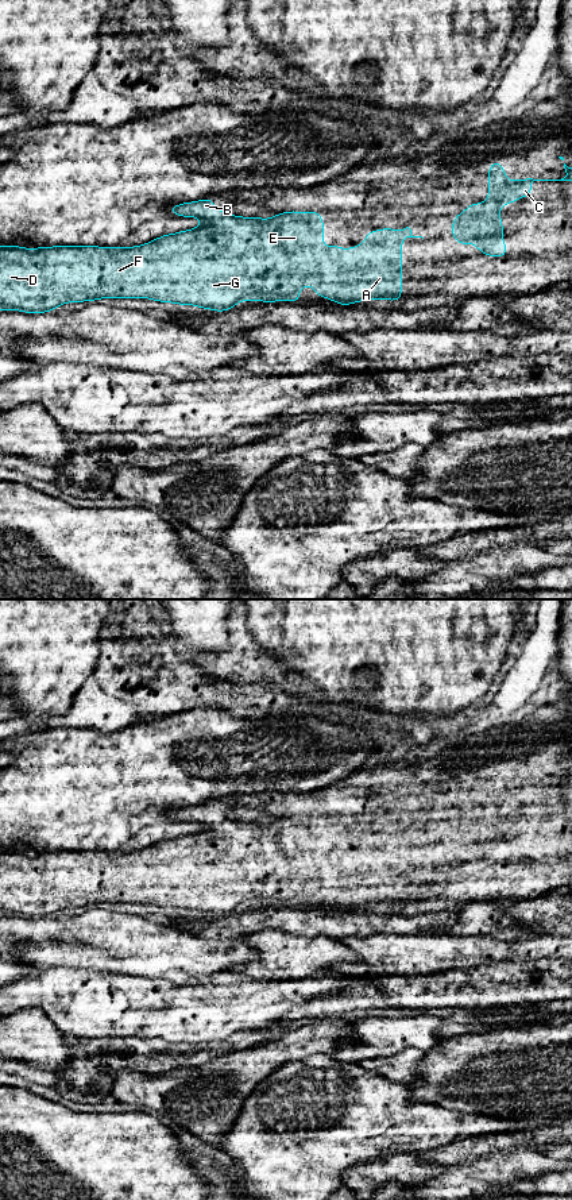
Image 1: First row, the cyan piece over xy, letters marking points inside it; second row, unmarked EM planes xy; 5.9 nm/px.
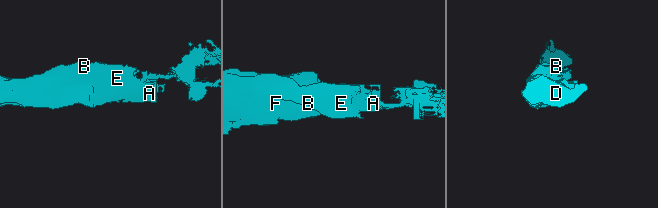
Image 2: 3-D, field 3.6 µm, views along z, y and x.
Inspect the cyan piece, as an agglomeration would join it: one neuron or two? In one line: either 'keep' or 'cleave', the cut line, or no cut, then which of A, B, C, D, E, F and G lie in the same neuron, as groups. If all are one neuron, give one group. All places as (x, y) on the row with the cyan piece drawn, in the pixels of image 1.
keep; cut none; groups A B C D E F G

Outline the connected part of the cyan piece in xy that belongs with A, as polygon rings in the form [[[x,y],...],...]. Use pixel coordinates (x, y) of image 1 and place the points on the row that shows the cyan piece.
[[[208,197],[198,201],[182,202],[169,208],[169,212],[175,216],[182,217],[197,217],[202,221],[200,227],[174,232],[169,235],[162,235],[148,243],[142,246],[132,247],[100,247],[100,246],[51,246],[51,247],[35,247],[28,250],[22,246],[0,246],[0,310],[18,310],[24,313],[45,313],[55,310],[57,306],[67,302],[85,302],[96,301],[101,298],[150,298],[158,302],[171,302],[175,305],[193,305],[202,309],[210,309],[214,312],[225,312],[233,309],[239,301],[262,301],[262,302],[277,302],[277,301],[301,301],[299,288],[312,286],[317,292],[320,298],[328,298],[335,301],[339,305],[352,305],[355,302],[362,302],[367,300],[389,300],[398,301],[402,298],[402,239],[403,238],[422,238],[413,236],[409,227],[401,229],[380,228],[378,231],[368,231],[366,240],[362,242],[358,247],[349,247],[344,250],[340,246],[333,246],[331,243],[329,248],[324,247],[324,219],[317,211],[312,212],[297,212],[289,211],[283,213],[277,213],[274,217],[262,219],[262,217],[244,217],[244,216],[232,216],[227,211],[217,211],[213,207],[213,198]]]

